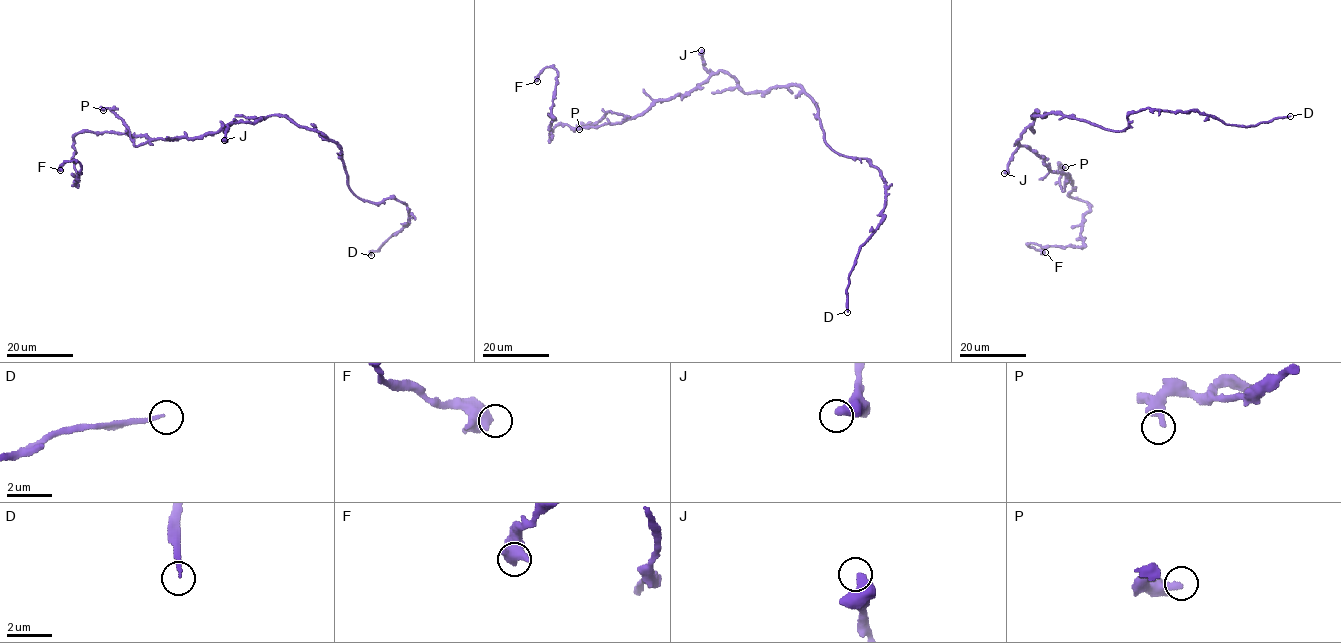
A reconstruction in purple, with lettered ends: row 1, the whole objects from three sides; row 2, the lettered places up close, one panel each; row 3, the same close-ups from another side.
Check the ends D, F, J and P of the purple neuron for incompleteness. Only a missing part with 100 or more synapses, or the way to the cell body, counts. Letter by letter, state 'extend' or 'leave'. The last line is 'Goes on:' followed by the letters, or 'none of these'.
D: extend
F: leave
J: leave
P: leave
Goes on: D

